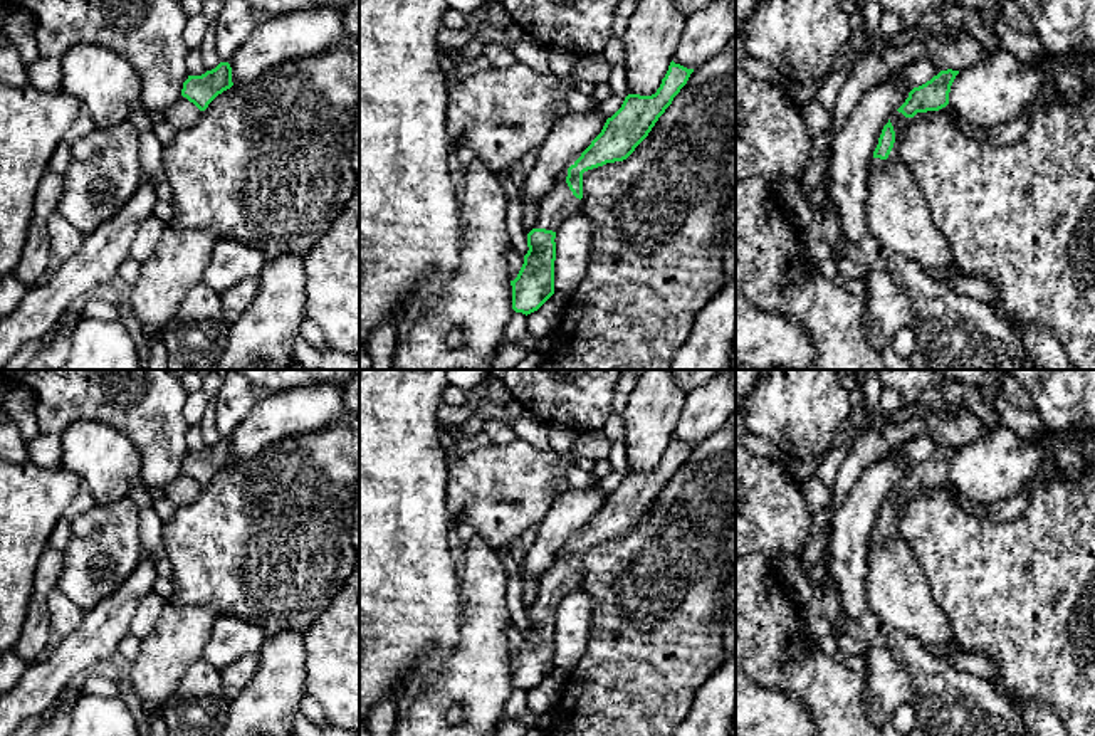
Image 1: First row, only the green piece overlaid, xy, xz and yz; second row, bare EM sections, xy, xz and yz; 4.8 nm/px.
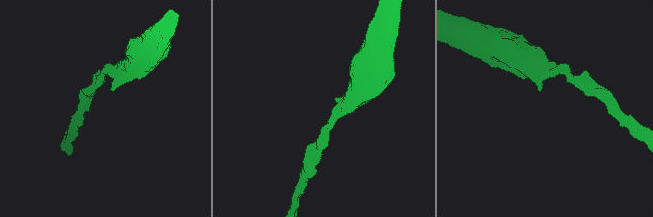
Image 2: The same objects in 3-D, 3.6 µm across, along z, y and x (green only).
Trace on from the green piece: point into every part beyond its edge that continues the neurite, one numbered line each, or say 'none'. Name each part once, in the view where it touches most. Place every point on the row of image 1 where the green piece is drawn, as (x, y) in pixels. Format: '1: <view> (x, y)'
1: yz (899, 121)

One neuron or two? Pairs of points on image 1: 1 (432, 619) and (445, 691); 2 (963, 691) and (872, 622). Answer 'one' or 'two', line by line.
1: two
2: one

